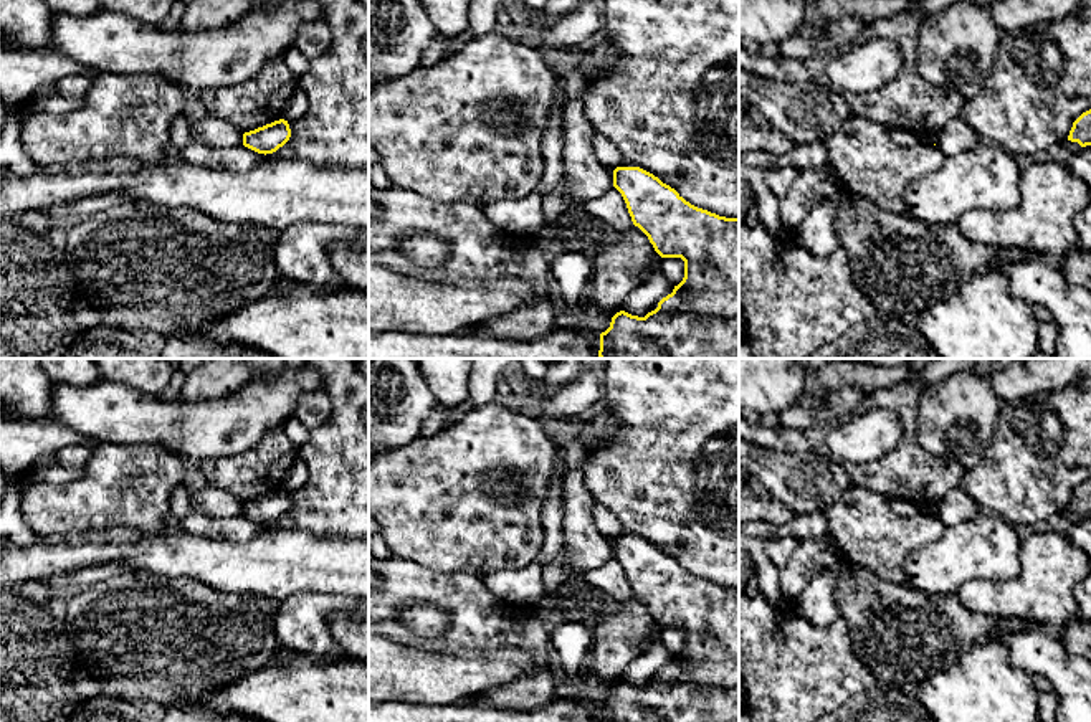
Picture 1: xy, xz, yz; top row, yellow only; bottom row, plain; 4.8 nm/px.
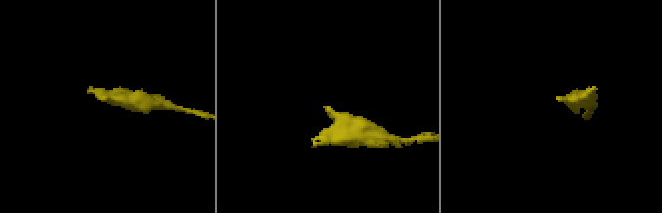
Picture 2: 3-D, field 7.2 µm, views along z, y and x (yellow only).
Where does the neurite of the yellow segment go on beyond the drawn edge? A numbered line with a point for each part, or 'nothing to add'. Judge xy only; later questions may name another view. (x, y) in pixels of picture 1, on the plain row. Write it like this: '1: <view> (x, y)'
nothing to add

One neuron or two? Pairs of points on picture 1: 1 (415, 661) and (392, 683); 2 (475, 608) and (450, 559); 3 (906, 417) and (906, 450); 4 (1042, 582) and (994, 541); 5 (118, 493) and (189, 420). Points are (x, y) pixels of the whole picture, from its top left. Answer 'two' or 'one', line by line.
1: one
2: two
3: one
4: two
5: two

